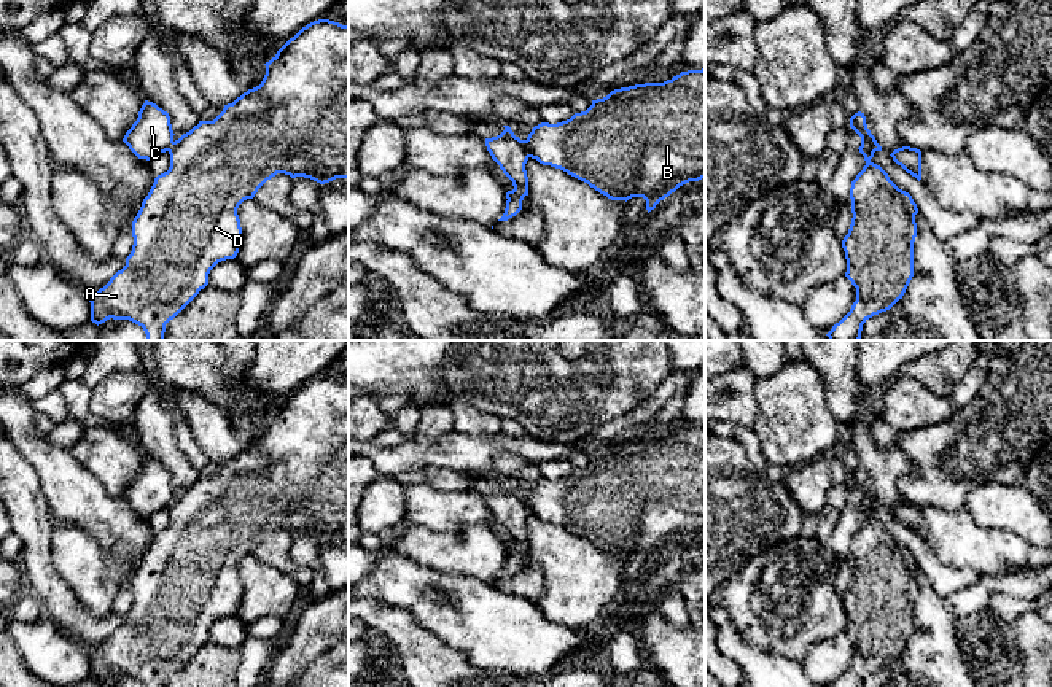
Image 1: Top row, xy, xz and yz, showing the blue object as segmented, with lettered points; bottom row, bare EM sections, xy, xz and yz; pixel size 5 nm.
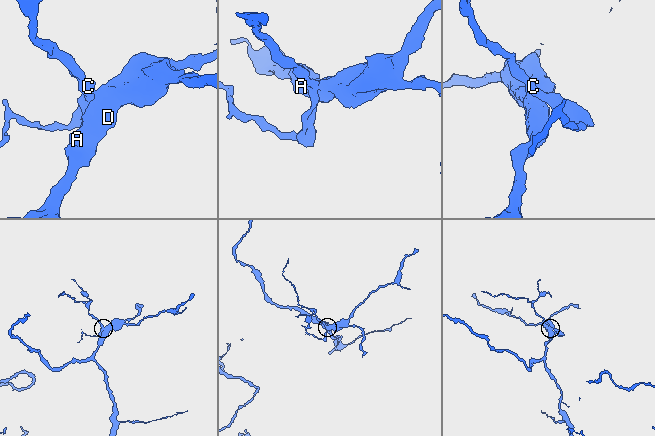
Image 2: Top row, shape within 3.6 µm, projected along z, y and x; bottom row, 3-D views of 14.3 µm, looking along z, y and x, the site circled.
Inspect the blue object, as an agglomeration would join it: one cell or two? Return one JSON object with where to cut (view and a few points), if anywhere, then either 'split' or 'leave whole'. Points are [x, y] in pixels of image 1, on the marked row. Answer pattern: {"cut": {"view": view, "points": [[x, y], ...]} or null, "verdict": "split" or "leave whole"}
{"cut": {"view": "xz", "points": [[524, 140], [529, 156]]}, "verdict": "split"}

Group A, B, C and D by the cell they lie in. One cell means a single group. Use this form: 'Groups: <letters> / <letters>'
Groups: A B D / C

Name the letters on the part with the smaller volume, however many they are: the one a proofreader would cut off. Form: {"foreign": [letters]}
{"foreign": ["C"]}

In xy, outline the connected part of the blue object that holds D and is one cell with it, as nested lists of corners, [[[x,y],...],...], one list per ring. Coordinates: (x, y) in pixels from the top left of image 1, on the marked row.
[[[318,19],[302,27],[264,64],[259,86],[224,105],[213,121],[199,121],[169,149],[170,167],[158,175],[132,221],[134,245],[126,266],[91,294],[91,321],[129,320],[143,328],[146,340],[164,340],[166,324],[208,285],[210,270],[234,259],[242,243],[239,205],[277,173],[304,177],[320,184],[349,178],[349,25]]]

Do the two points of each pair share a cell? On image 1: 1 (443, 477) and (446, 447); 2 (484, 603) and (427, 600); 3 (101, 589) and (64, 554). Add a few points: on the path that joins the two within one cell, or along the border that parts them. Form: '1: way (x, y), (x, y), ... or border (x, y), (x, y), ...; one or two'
1: border (481, 473), (459, 473), (425, 466), (408, 474); two
2: way (470, 603), (441, 605); one
3: way (91, 579), (74, 562); one

